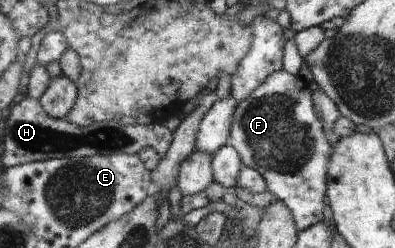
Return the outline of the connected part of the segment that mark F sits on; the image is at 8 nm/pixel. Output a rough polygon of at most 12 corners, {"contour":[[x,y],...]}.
{"contour":[[278,70],[229,144],[300,231],[328,217],[332,146],[311,88]]}

